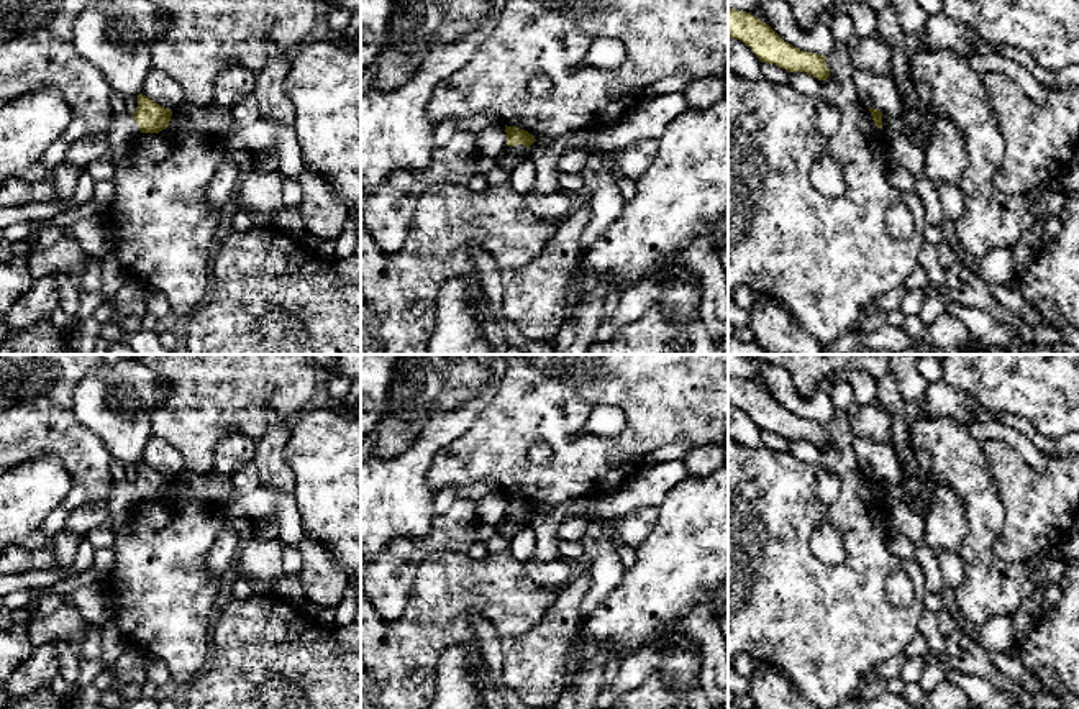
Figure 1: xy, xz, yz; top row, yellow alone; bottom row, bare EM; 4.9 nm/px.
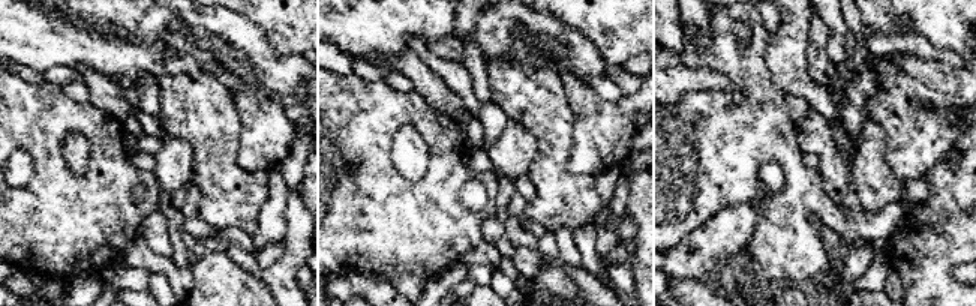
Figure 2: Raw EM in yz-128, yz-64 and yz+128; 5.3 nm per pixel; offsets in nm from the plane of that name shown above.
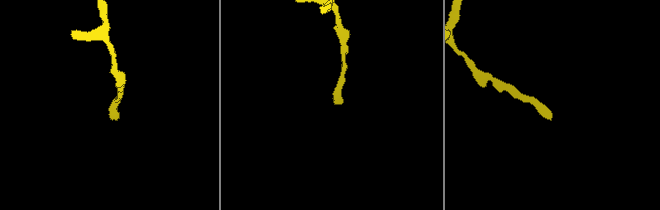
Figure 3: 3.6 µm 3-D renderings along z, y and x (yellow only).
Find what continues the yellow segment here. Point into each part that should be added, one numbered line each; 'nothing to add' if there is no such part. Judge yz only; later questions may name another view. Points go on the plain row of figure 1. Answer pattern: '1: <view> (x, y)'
nothing to add

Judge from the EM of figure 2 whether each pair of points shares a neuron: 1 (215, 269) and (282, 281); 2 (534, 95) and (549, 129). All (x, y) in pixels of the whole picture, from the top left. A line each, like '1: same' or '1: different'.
1: different
2: same

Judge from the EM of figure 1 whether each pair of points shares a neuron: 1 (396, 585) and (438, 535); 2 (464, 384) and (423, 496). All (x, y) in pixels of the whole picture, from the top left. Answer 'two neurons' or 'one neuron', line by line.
1: one neuron
2: one neuron

